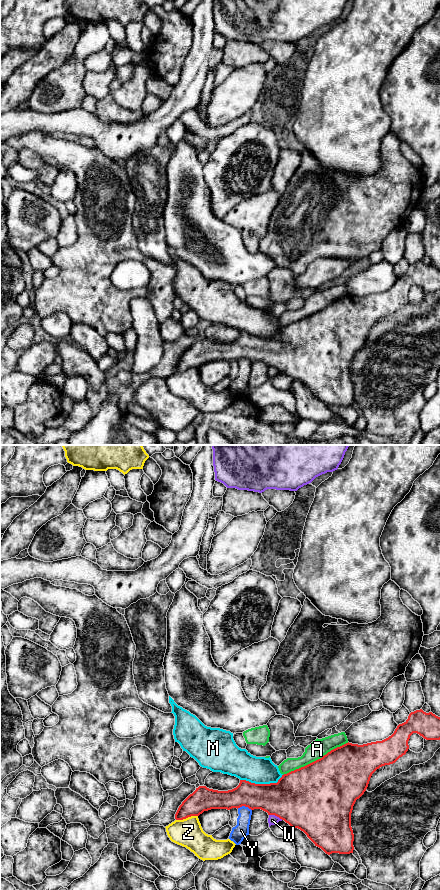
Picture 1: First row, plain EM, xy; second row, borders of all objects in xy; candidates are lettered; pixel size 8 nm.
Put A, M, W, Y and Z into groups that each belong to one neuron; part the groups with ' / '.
A / M / W / Y / Z

